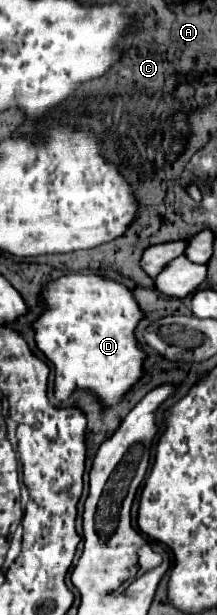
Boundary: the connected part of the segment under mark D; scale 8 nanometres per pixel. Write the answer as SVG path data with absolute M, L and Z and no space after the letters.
M75 272L49 282L41 296L47 310L35 324L35 342L37 348L55 364L55 396L59 400L67 400L75 388L89 388L101 398L103 404L115 404L137 384L145 360L145 354L137 348L133 336L137 320L143 318L133 294L123 284L107 280L103 275Z

